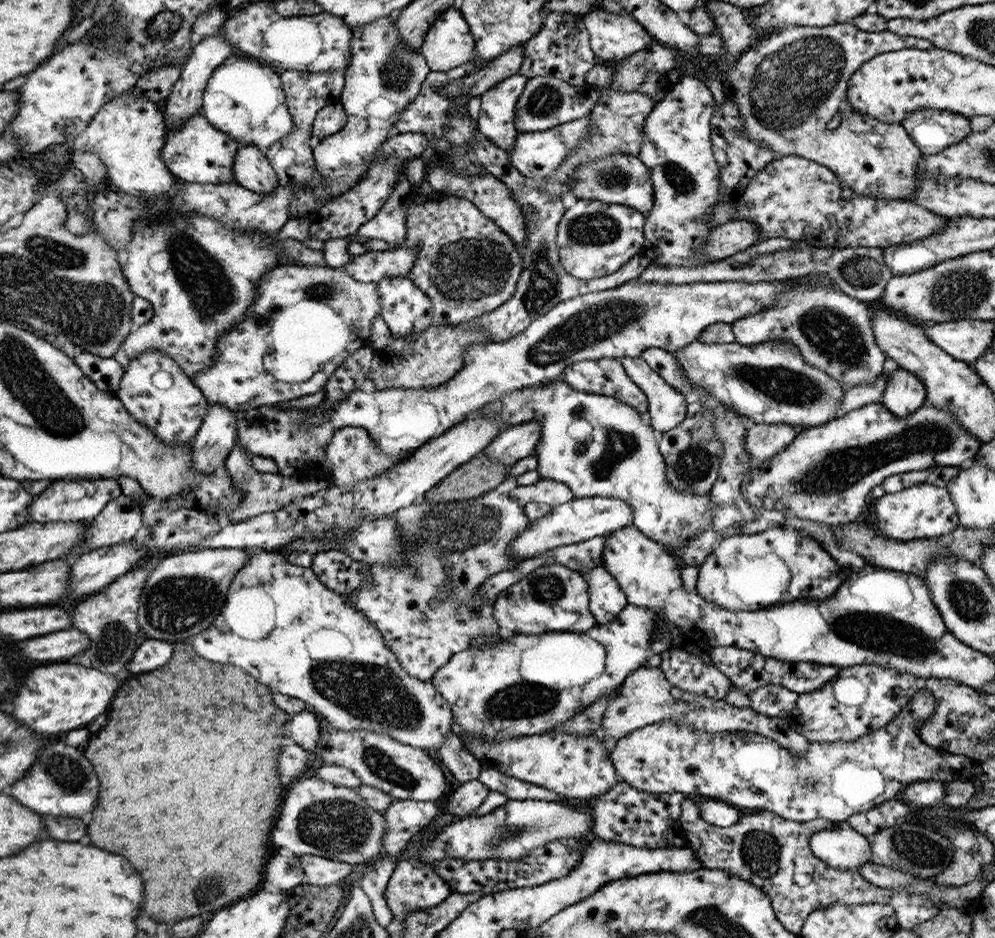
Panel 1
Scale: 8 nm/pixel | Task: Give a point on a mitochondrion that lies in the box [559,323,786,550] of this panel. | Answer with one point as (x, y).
(622, 447)

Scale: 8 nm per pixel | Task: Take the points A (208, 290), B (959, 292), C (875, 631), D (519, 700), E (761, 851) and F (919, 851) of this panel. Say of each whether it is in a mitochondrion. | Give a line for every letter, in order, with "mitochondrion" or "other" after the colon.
A: mitochondrion
B: mitochondrion
C: mitochondrion
D: mitochondrion
E: mitochondrion
F: mitochondrion

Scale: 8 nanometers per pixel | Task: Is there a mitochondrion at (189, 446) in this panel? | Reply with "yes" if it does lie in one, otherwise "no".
no

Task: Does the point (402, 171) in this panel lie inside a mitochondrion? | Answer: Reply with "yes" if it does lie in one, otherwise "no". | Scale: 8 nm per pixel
no

